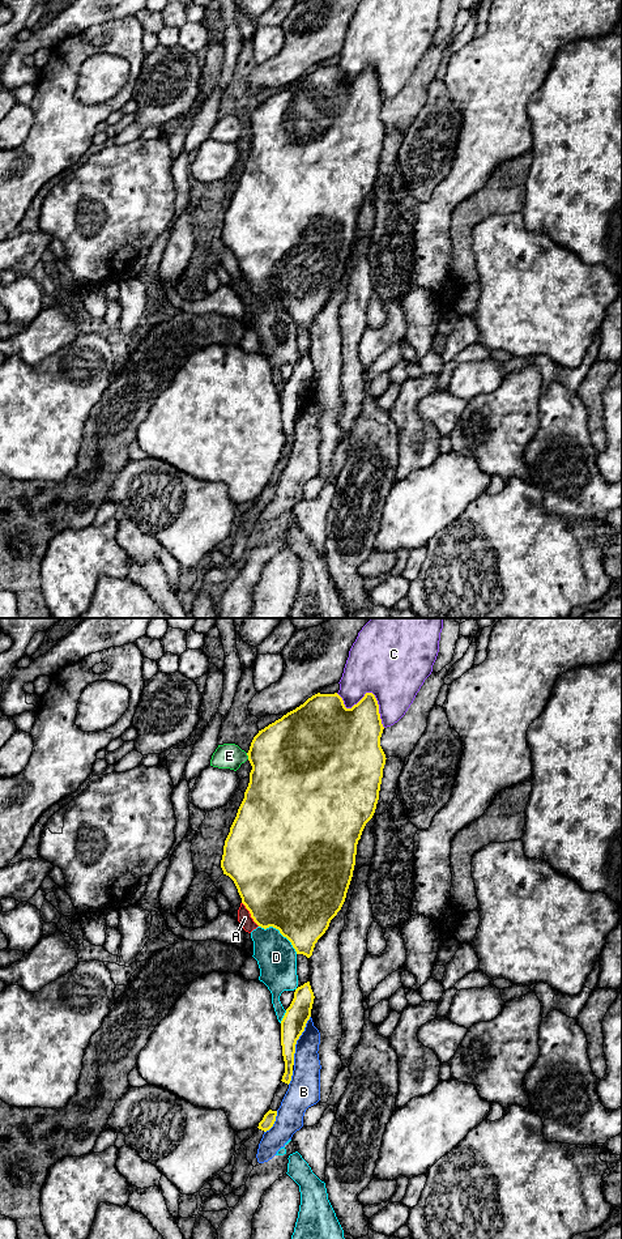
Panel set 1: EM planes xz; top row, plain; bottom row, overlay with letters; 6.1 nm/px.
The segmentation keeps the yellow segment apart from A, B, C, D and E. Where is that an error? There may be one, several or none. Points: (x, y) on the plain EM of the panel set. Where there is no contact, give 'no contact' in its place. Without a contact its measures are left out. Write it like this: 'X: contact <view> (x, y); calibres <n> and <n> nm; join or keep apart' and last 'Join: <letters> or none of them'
A: contact xz (250, 285); calibres 500 and 80 nm; keep apart
B: contact xz (297, 412); calibres 150 and 180 nm; keep apart
C: contact xz (369, 66); calibres 300 and 440 nm; keep apart
D: contact xz (280, 305); calibres 480 and 240 nm; keep apart
E: contact xz (247, 127); calibres 460 and 160 nm; keep apart
Join: none of them

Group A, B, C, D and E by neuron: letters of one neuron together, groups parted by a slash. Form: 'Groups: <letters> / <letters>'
Groups: A D / B / C / E

